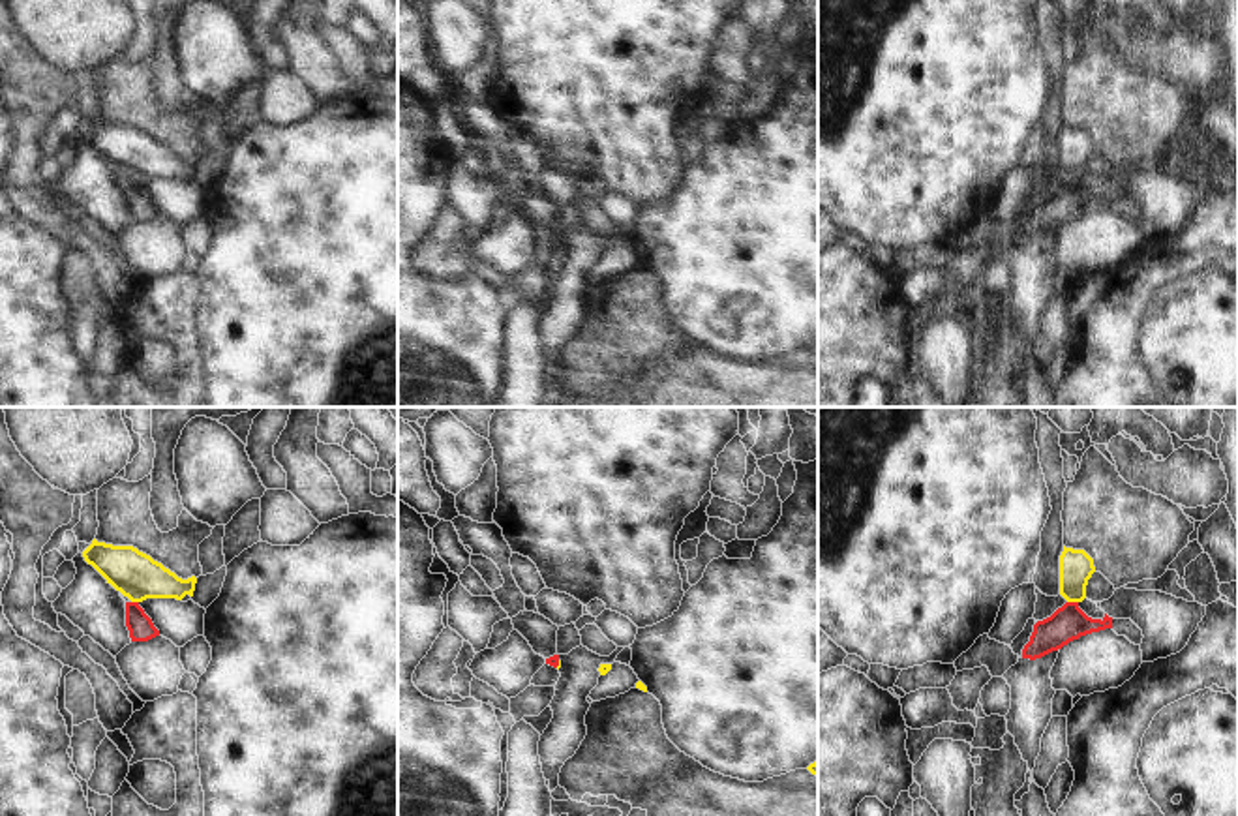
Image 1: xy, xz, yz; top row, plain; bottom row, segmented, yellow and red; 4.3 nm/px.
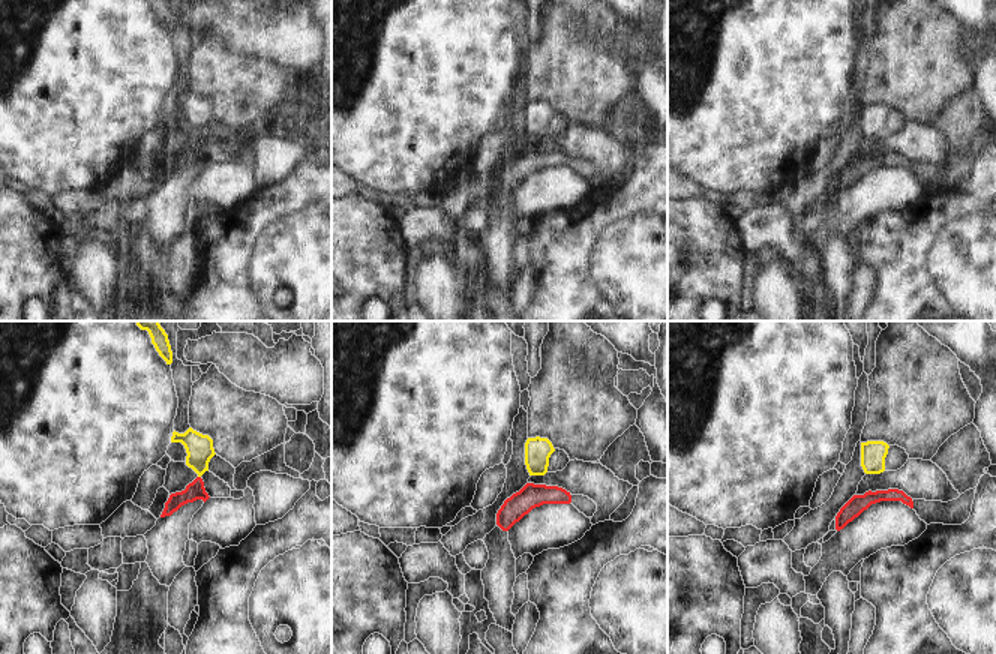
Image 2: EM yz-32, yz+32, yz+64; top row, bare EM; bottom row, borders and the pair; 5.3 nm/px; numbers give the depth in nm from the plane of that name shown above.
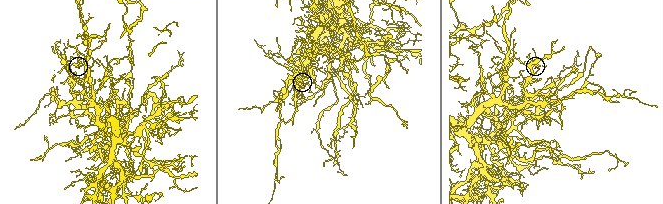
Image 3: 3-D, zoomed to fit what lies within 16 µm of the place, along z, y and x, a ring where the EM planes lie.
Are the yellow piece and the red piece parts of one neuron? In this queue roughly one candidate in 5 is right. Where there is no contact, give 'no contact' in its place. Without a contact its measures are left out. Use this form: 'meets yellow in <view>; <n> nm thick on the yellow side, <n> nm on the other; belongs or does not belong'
meets yellow in yz; 140 nm thick on the yellow side, 150 nm on the other; does not belong

